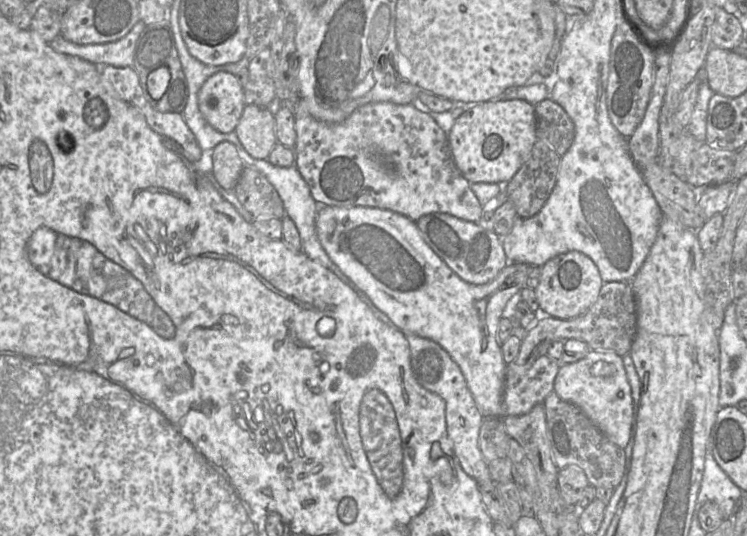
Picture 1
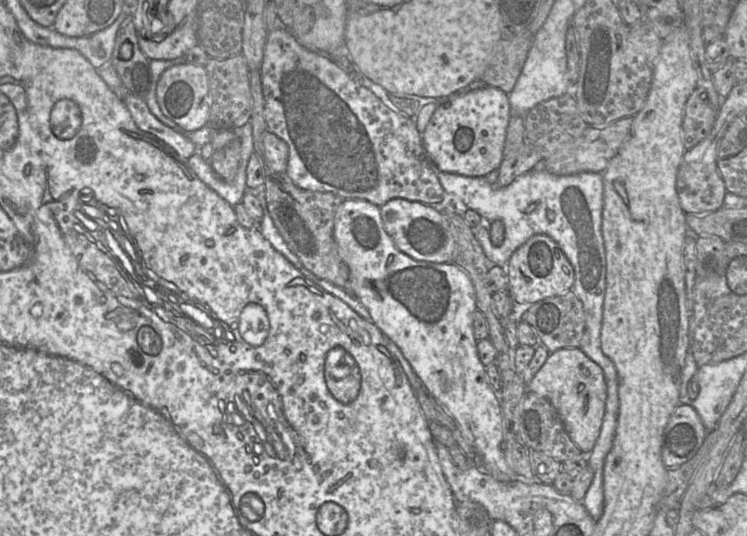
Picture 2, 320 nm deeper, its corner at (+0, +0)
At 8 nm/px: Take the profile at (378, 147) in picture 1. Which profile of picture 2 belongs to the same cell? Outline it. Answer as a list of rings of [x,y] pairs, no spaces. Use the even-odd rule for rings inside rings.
[[[283,26],[268,33],[260,67],[267,130],[288,146],[286,175],[299,188],[329,192],[342,199],[365,200],[378,207],[392,199],[440,205],[445,191],[430,162],[413,118],[385,104],[329,56],[304,47]]]

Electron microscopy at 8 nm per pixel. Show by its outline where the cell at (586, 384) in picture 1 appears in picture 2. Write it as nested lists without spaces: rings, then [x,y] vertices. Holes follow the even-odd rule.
[[[564,348],[551,352],[531,382],[527,391],[548,400],[561,417],[565,430],[574,444],[589,454],[600,434],[605,413],[607,386],[601,367],[579,348]]]

